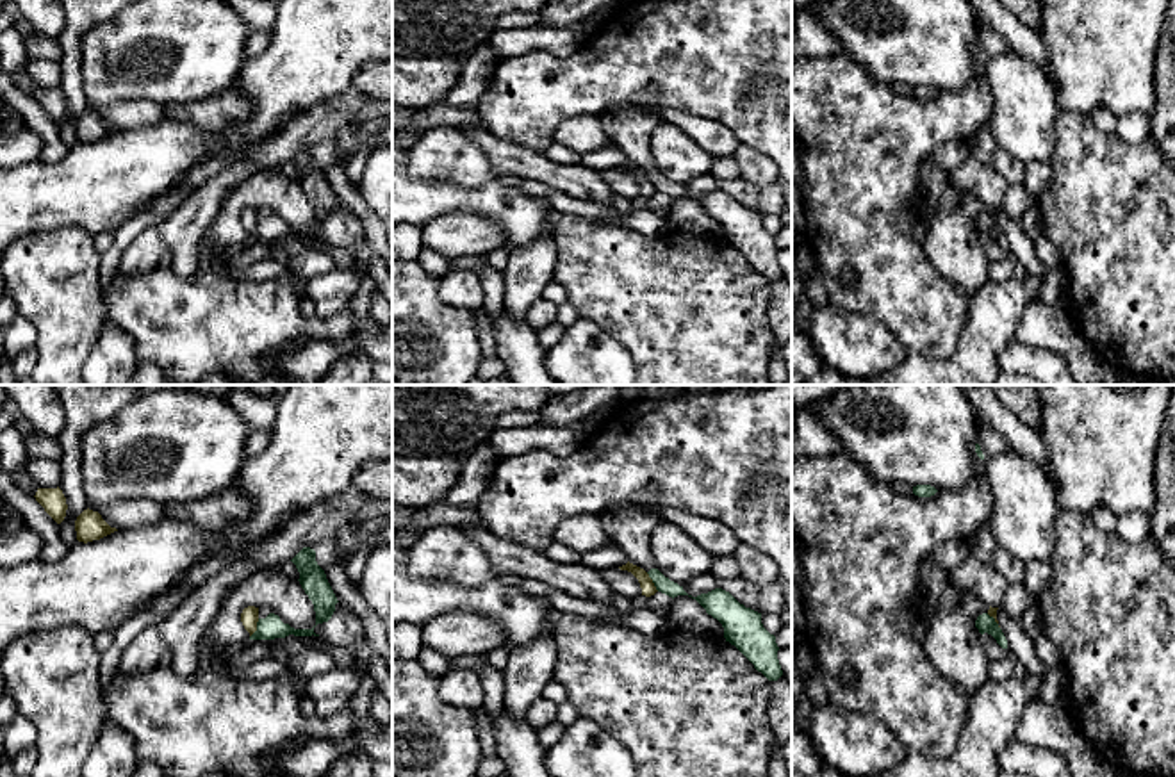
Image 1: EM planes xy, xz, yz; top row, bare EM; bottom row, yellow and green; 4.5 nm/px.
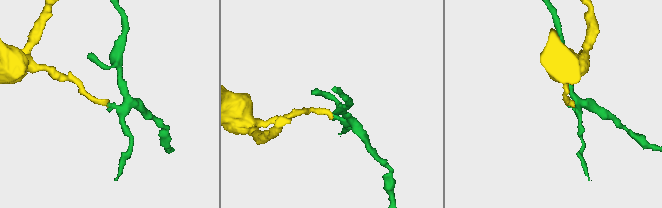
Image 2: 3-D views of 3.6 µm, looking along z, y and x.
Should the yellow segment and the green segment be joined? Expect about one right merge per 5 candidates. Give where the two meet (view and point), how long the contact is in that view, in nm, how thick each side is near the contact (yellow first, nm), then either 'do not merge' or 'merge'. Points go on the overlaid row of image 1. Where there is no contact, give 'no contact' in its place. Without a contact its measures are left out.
contact xz (651, 581); length 110 nm; calibres 70 and 70 nm; do not merge

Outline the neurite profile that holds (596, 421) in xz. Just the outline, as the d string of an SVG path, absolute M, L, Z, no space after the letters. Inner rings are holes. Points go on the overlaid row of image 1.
M601 410L583 419L583 442L588 442L610 419L612 410Z

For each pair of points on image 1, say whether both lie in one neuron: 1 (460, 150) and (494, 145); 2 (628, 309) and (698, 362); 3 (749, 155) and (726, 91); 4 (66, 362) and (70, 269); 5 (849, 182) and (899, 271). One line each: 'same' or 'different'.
1: different
2: same
3: different
4: same
5: same

